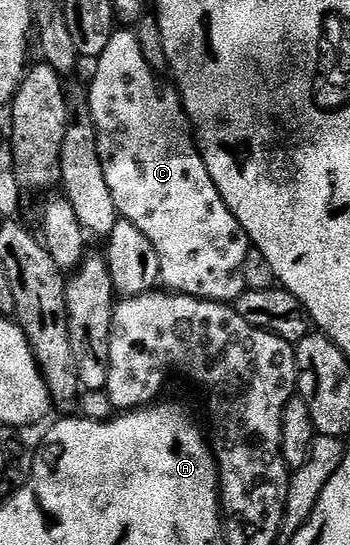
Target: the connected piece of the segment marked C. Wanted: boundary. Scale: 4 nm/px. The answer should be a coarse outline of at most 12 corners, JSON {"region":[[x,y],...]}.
{"region":[[131,30],[87,101],[164,289],[231,304],[249,241]]}

